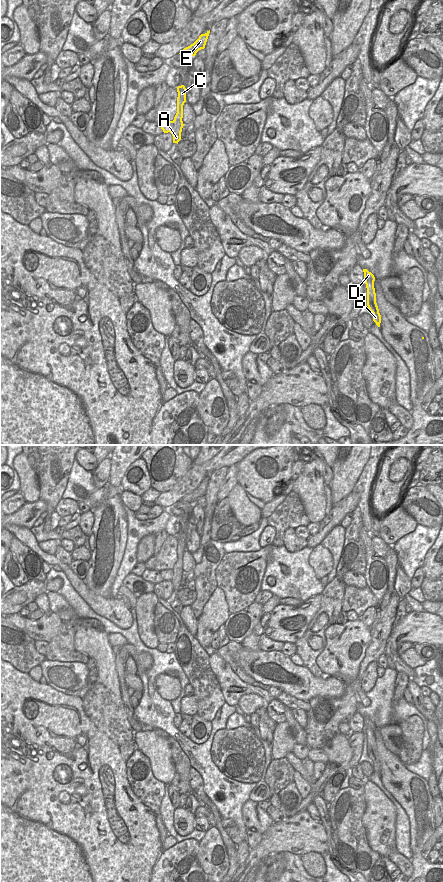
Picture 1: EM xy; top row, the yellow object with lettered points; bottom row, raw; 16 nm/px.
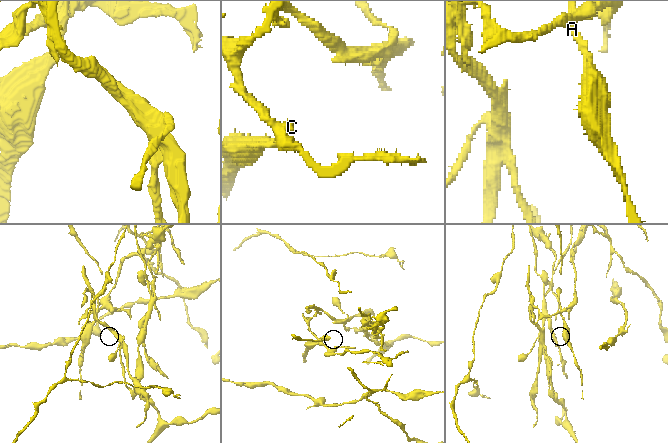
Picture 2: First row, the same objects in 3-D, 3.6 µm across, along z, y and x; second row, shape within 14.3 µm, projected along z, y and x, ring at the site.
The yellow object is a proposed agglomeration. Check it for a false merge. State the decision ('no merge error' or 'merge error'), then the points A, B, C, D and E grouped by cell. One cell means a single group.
merge error | A C E / B D

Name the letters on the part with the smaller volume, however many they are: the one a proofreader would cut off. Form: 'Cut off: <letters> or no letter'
Cut off: A, C, E

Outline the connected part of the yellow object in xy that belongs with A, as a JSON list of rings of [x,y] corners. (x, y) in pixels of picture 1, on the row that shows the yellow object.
[[[184,85],[177,87],[178,97],[177,97],[177,113],[174,117],[174,128],[170,132],[173,136],[173,143],[177,143],[181,140],[181,132],[184,126],[183,118],[183,105],[186,102],[186,88]]]

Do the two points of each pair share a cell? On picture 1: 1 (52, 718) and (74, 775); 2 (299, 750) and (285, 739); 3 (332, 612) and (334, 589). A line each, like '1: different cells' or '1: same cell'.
1: same cell
2: different cells
3: same cell

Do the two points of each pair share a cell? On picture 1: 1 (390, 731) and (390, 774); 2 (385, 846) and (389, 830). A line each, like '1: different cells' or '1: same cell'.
1: different cells
2: same cell

